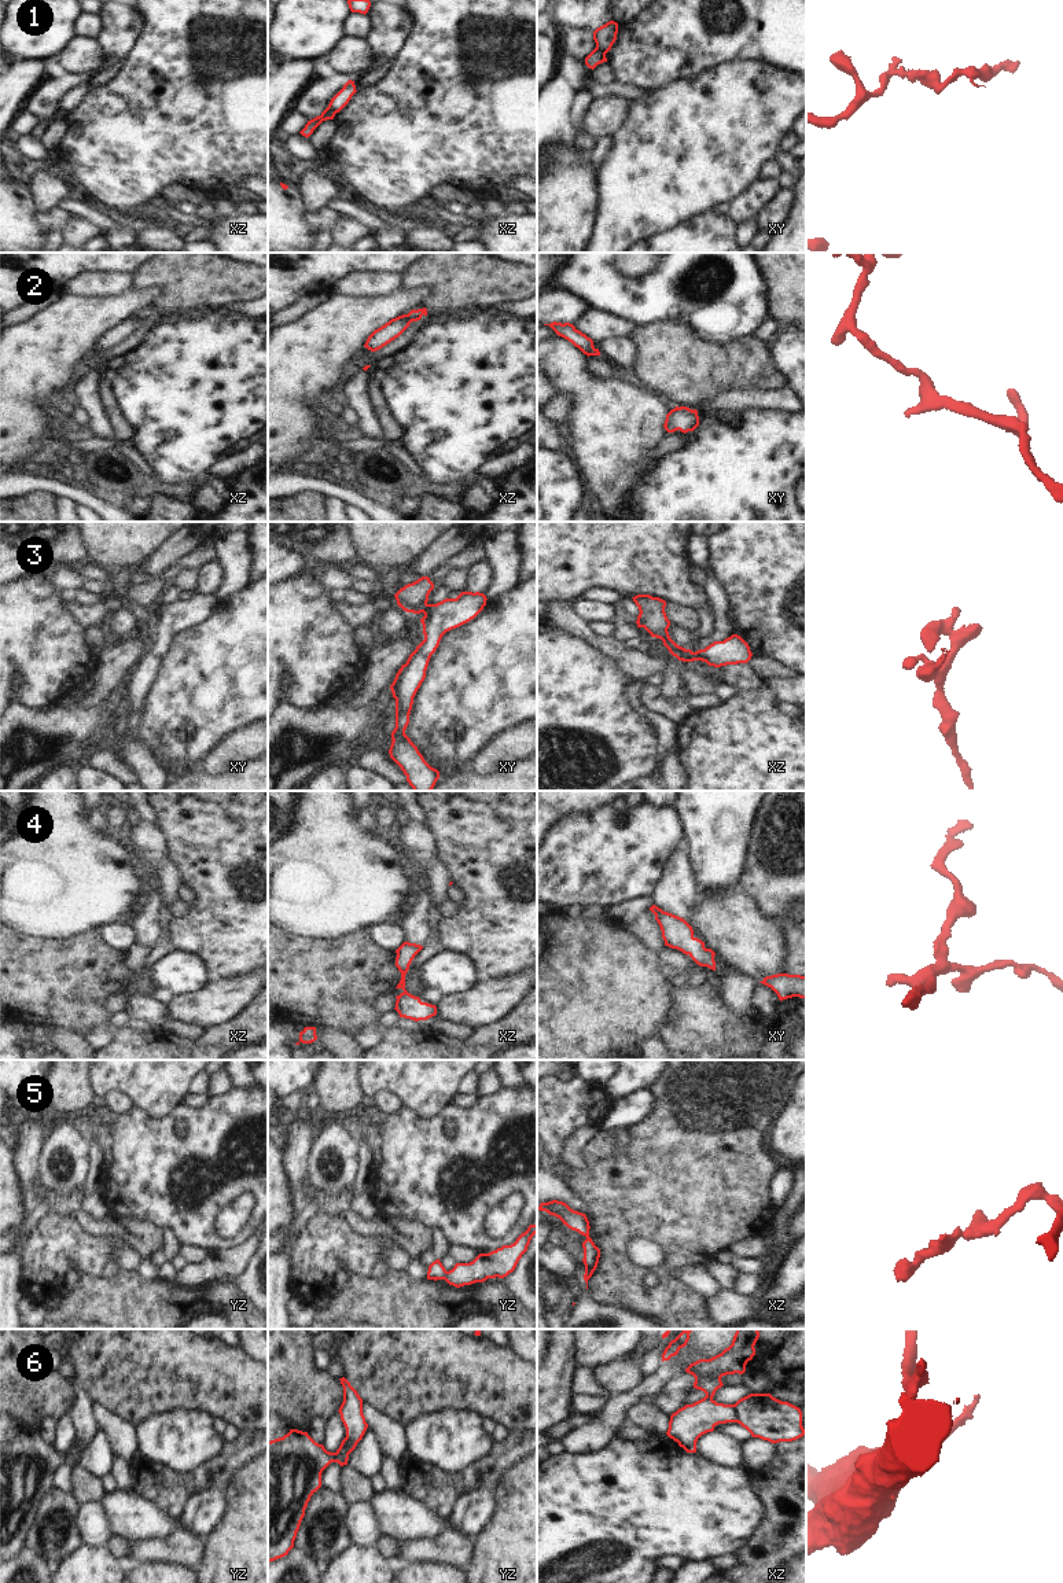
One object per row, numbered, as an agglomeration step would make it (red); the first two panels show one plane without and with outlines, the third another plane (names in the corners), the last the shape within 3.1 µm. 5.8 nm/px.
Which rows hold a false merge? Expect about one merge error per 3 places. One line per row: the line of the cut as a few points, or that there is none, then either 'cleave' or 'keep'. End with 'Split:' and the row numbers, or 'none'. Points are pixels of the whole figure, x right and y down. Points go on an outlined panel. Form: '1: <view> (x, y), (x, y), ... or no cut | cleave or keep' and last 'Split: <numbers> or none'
1: xy (596, 47), (604, 54) | cleave
2: no cut | keep
3: xy (426, 603), (422, 611) | cleave
4: no cut | keep
5: yz (447, 1272), (444, 1278) | cleave
6: xz (732, 1405), (736, 1421) | cleave
Split: 1, 3, 5, 6

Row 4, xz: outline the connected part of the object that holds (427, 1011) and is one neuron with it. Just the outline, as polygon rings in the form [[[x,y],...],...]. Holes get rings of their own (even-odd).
[[[404,942],[397,950],[396,967],[401,972],[401,980],[396,989],[402,989],[404,991],[397,995],[396,1010],[400,1017],[411,1019],[415,1021],[427,1020],[437,1015],[437,1006],[422,1002],[419,997],[409,994],[405,990],[405,975],[415,956],[423,949],[423,946],[416,943]]]

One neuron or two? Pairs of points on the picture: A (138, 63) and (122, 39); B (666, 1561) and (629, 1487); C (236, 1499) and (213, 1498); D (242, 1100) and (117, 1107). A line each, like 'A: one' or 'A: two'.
A: two
B: two
C: two
D: two

